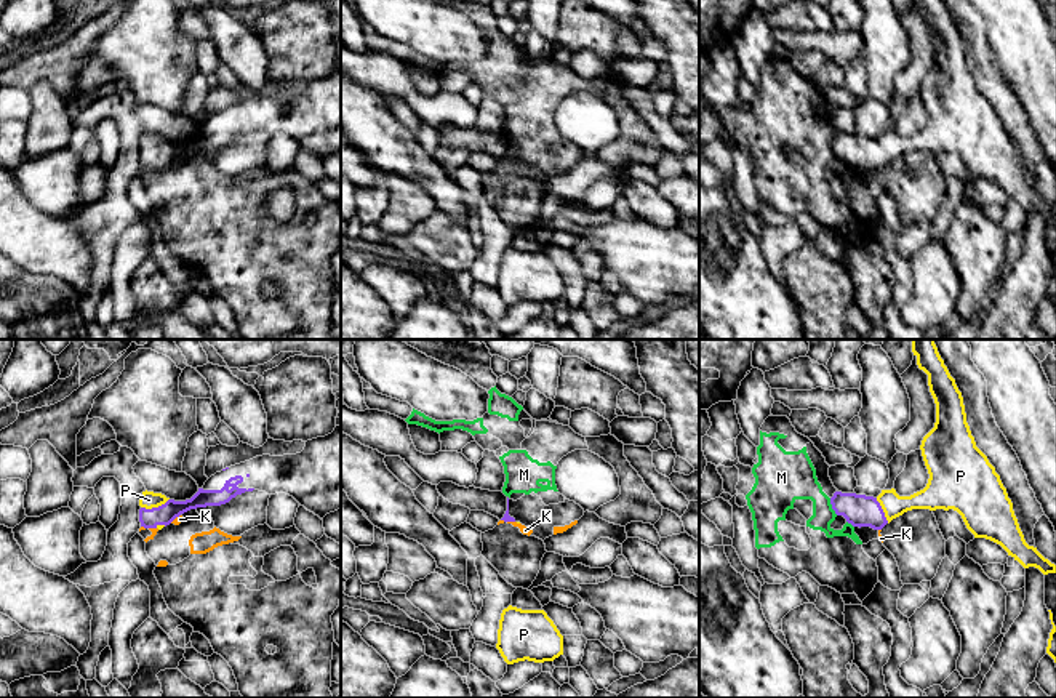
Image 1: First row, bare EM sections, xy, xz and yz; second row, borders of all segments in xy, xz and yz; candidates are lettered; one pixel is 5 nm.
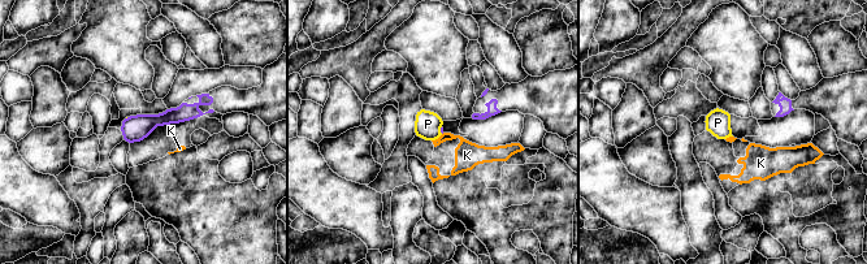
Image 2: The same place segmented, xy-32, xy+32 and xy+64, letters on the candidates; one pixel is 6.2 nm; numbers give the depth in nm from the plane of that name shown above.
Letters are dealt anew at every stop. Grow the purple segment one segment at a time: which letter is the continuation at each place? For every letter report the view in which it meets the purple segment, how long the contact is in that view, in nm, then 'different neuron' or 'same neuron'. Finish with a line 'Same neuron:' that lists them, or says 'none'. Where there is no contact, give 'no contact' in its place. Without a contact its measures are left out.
K: xy | 70 nm | different neuron
M: yz | 100 nm | different neuron
P: xy | 150 nm | same neuron
Same neuron: P

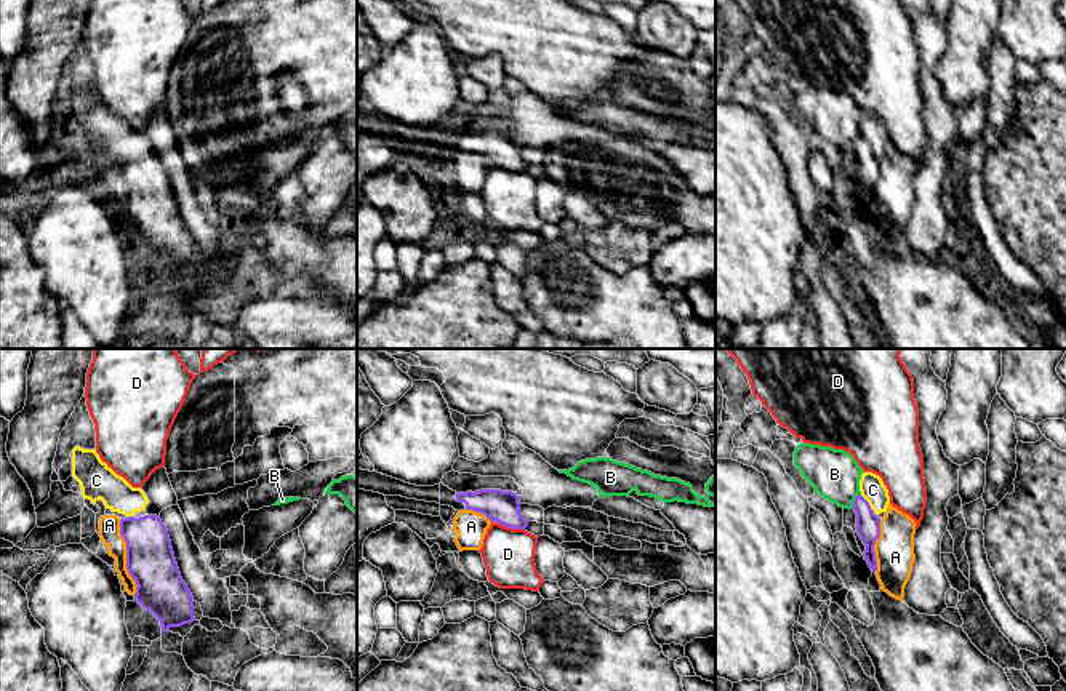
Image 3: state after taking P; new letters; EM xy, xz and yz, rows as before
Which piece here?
A: xy | 380 nm | different neuron
B: yz | 90 nm | different neuron
C: yz | 140 nm | same neuron
D: xz | 150 nm | different neuron
Same neuron: C

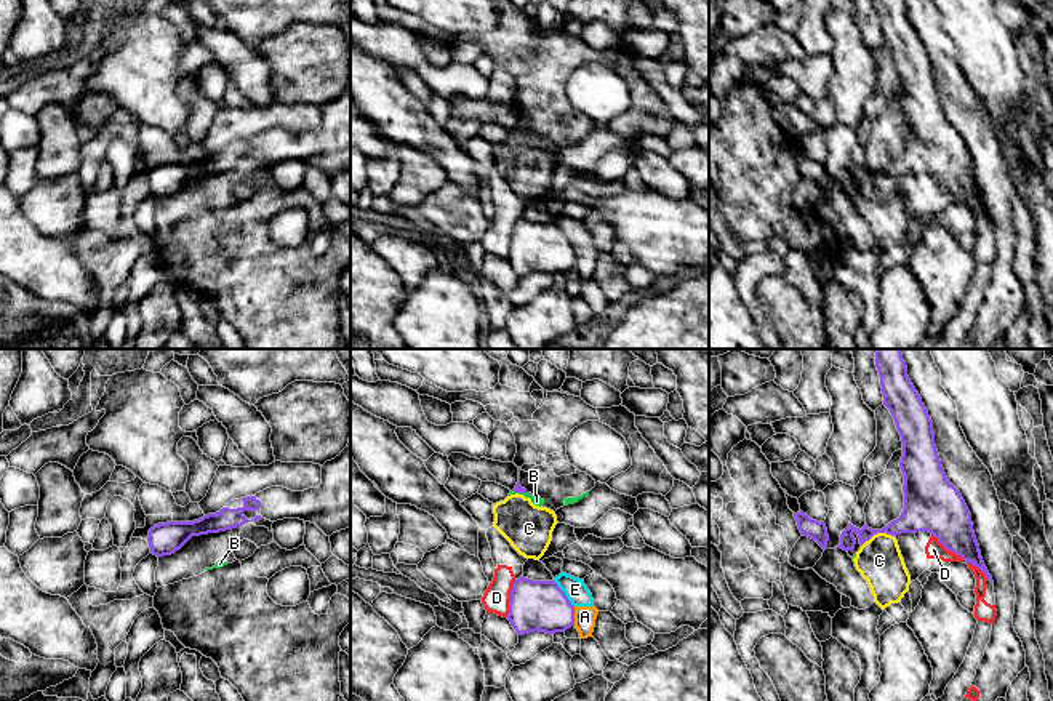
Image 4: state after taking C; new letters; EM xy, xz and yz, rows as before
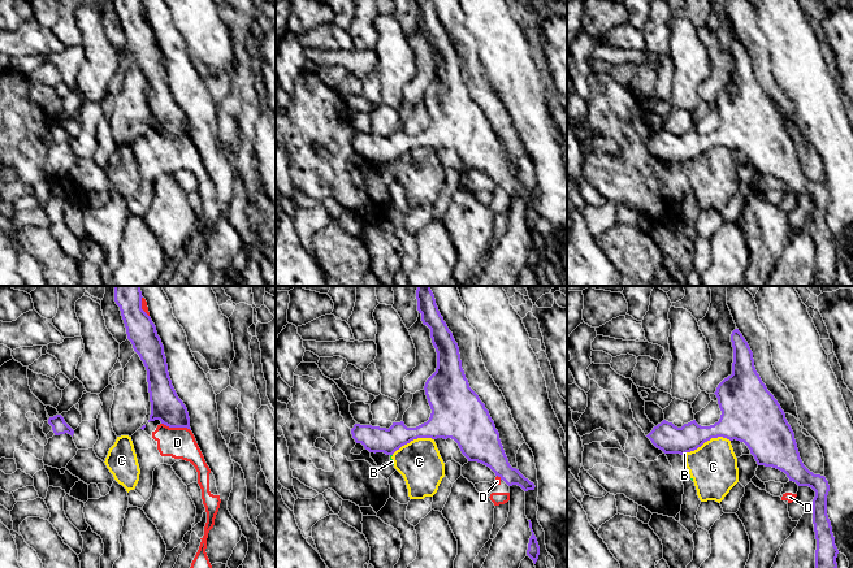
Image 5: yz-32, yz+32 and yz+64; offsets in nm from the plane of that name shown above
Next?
A: xz | 100 nm | different neuron
B: xz | 70 nm | different neuron
C: yz | 180 nm | different neuron
D: xz | 200 nm | different neuron
E: xz | 170 nm | different neuron
Same neuron: none

